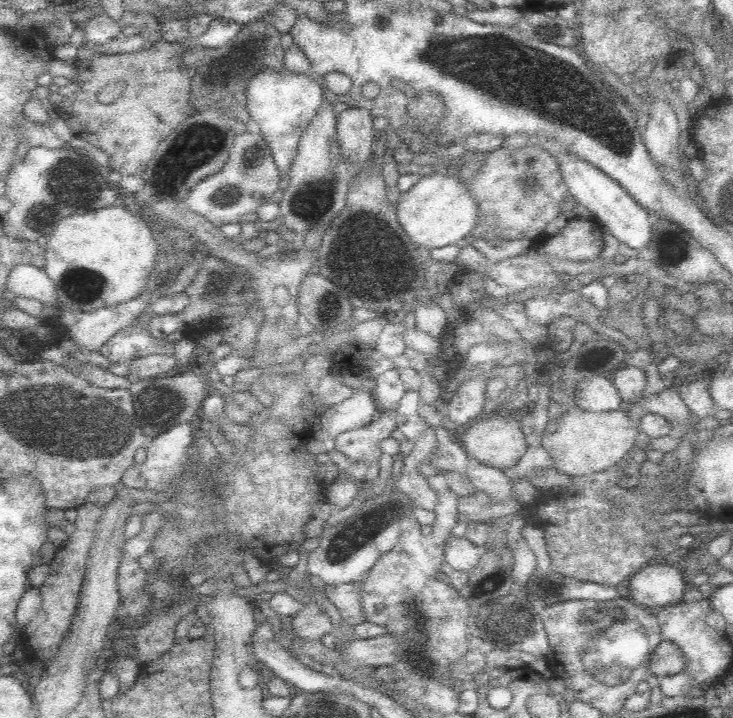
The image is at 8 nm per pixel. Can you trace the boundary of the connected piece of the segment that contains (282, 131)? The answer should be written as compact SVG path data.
M266 70L246 84L246 110L250 112L250 120L260 126L260 132L272 150L274 162L282 178L288 178L288 170L298 154L300 138L314 122L314 118L318 118L322 104L324 104L324 84L312 80L310 74L286 76L286 72Z

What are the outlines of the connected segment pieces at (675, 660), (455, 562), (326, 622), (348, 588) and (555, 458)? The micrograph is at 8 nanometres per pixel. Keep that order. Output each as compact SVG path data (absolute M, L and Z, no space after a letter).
M662 640L654 650L654 654L650 656L648 674L652 674L654 678L666 678L666 676L680 674L684 670L686 670L686 660L680 646Z
M450 538L446 542L444 564L452 566L454 572L464 572L470 576L478 568L480 558L486 552L488 552L488 548L478 548L478 546L474 546L474 542L468 542L466 538Z
M320 602L318 604L310 604L310 606L304 606L290 622L290 634L292 636L298 636L298 640L322 640L322 636L330 634L330 630L334 628L336 624L332 624L330 616L320 608Z
M360 582L340 584L340 586L318 586L324 598L328 598L330 604L334 604L340 610L344 618L344 626L350 626L350 628L366 622L366 614L360 604L360 588L362 588Z
M574 408L564 412L558 420L550 422L542 436L542 446L548 450L554 468L560 474L568 474L572 478L582 478L586 474L598 474L602 470L610 470L616 462L626 458L626 452L636 444L638 428L636 422L624 408L610 412L590 412L582 408Z

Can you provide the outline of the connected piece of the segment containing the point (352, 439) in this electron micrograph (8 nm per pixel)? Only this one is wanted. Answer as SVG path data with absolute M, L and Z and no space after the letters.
M398 410L380 412L378 422L370 422L358 430L348 430L340 434L336 438L334 450L340 450L348 458L352 458L352 462L356 462L356 468L378 464L382 458L382 450L380 450L382 440L390 438L390 434L398 430L396 418L398 418Z

